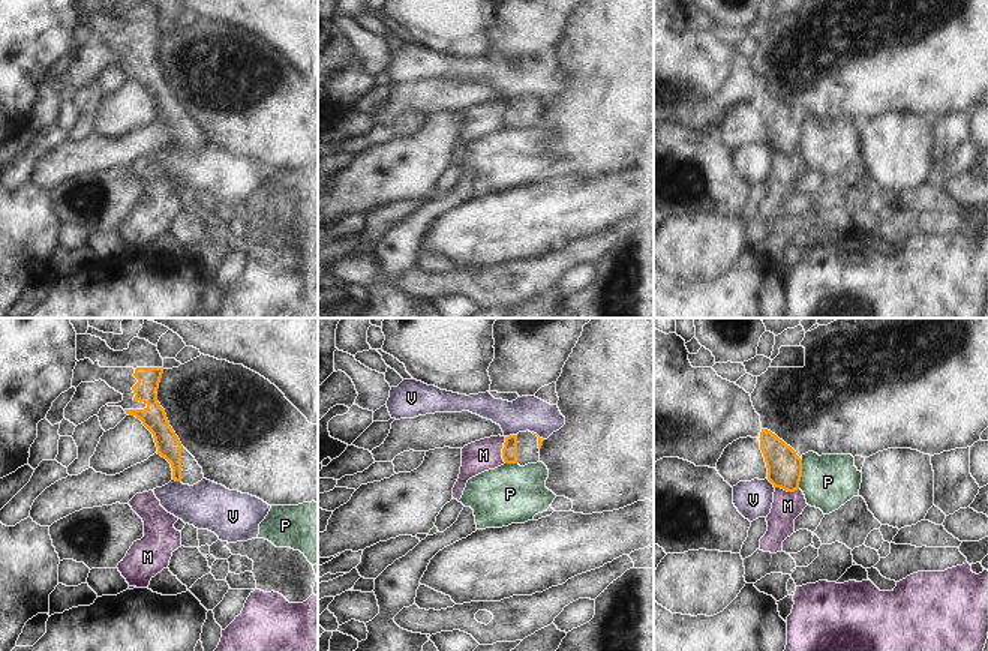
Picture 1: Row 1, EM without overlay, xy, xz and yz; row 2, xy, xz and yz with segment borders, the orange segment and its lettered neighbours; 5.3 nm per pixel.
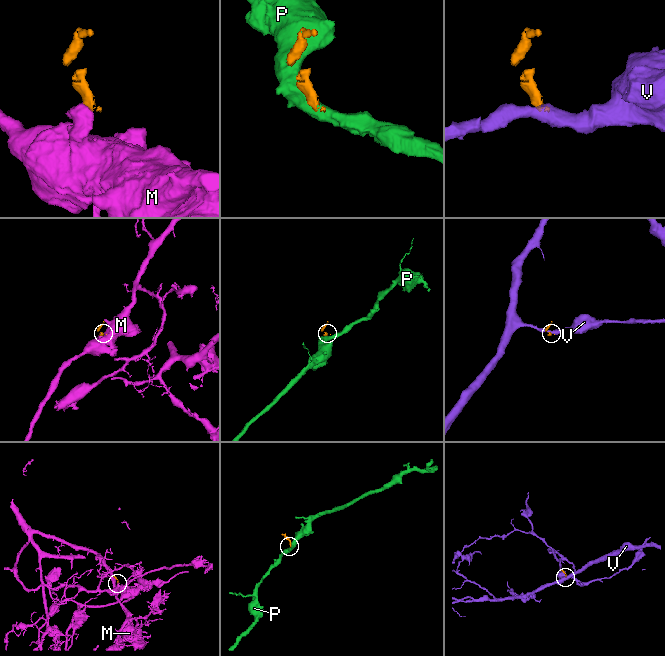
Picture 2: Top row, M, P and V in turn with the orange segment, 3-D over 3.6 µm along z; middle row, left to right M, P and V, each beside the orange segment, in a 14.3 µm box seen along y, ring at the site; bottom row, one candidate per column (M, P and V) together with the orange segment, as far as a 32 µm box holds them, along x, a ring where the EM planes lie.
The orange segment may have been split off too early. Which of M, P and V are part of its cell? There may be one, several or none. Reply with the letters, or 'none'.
none

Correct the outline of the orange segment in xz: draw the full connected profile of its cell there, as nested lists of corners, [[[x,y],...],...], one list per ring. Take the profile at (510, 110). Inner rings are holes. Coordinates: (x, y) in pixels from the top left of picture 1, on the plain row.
[[[529,94],[505,100],[502,123],[505,128],[519,128],[520,130],[537,128],[540,126],[538,116],[543,105],[543,102]]]

